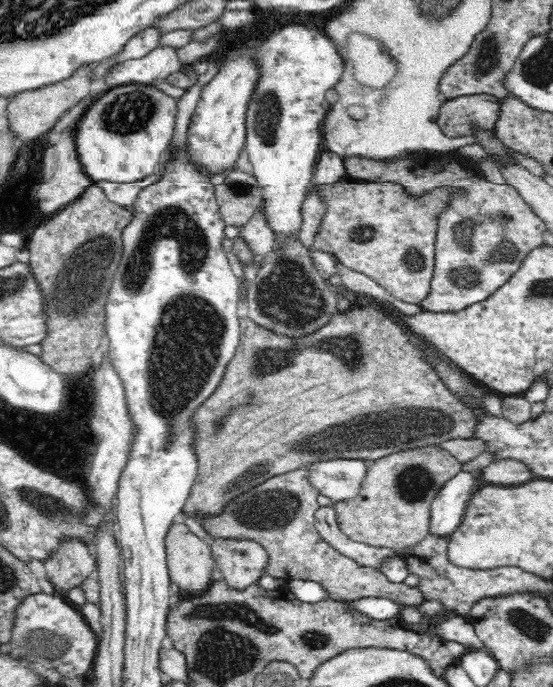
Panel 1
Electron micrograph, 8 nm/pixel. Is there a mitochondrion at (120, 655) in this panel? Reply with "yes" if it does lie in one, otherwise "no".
no

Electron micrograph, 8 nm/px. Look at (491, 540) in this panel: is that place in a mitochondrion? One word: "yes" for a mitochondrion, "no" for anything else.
no

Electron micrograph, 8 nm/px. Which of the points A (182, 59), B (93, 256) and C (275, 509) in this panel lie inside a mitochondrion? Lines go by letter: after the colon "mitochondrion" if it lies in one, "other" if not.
A: other
B: mitochondrion
C: mitochondrion

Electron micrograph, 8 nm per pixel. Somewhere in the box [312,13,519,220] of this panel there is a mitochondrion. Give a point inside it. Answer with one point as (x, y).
(487, 58)

